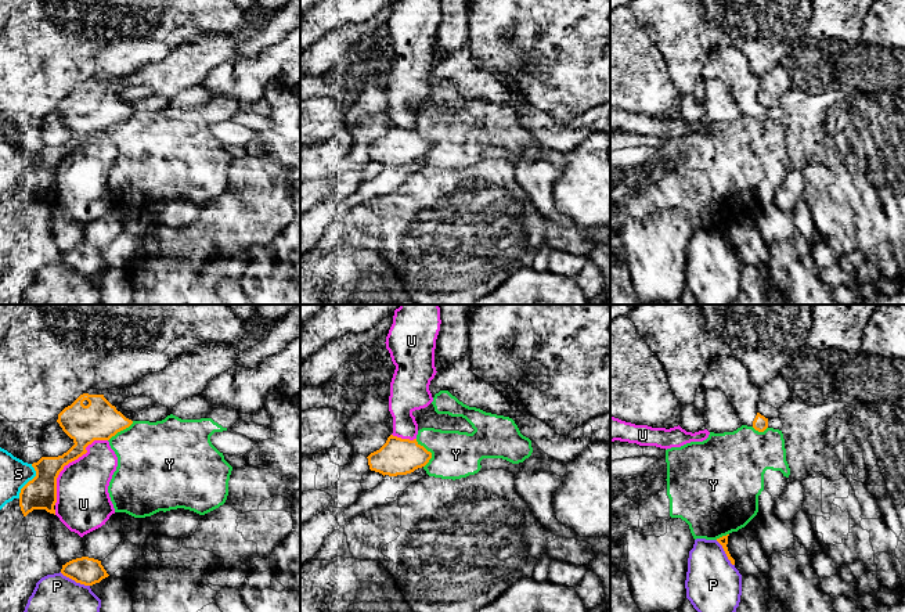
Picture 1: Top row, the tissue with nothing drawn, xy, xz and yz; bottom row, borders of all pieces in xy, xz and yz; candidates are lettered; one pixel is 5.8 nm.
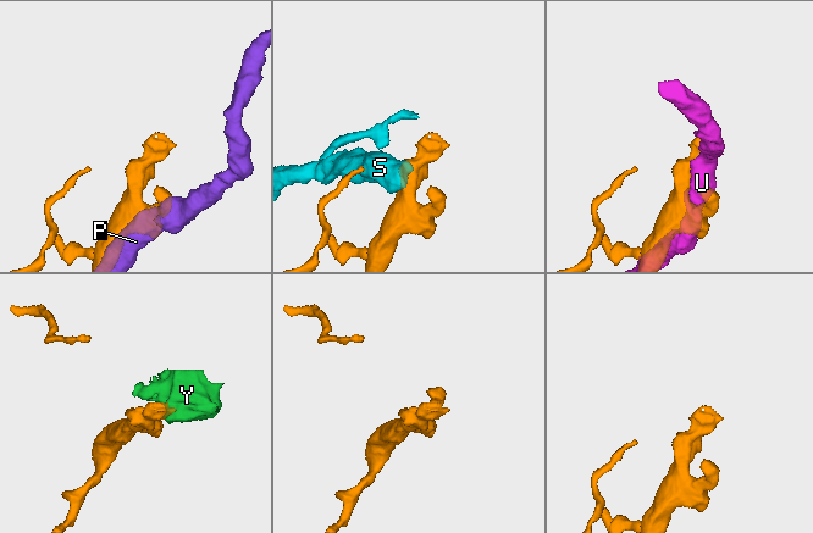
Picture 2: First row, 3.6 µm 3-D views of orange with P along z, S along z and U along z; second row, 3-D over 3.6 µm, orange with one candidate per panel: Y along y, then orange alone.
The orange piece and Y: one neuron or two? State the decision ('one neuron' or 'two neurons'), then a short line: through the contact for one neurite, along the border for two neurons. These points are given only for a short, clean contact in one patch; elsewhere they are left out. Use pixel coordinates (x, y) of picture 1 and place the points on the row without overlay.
two neurons; line xz (415, 129), (431, 143), (431, 148), (424, 157)

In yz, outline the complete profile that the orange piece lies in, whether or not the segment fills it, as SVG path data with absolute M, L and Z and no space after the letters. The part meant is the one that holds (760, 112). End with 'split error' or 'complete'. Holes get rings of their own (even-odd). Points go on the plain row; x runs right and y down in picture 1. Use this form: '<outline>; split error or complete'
M735 47L713 48L702 78L724 82L743 115L753 116L758 122L768 118L768 108L758 102L760 78L751 72L747 60Z; split error

